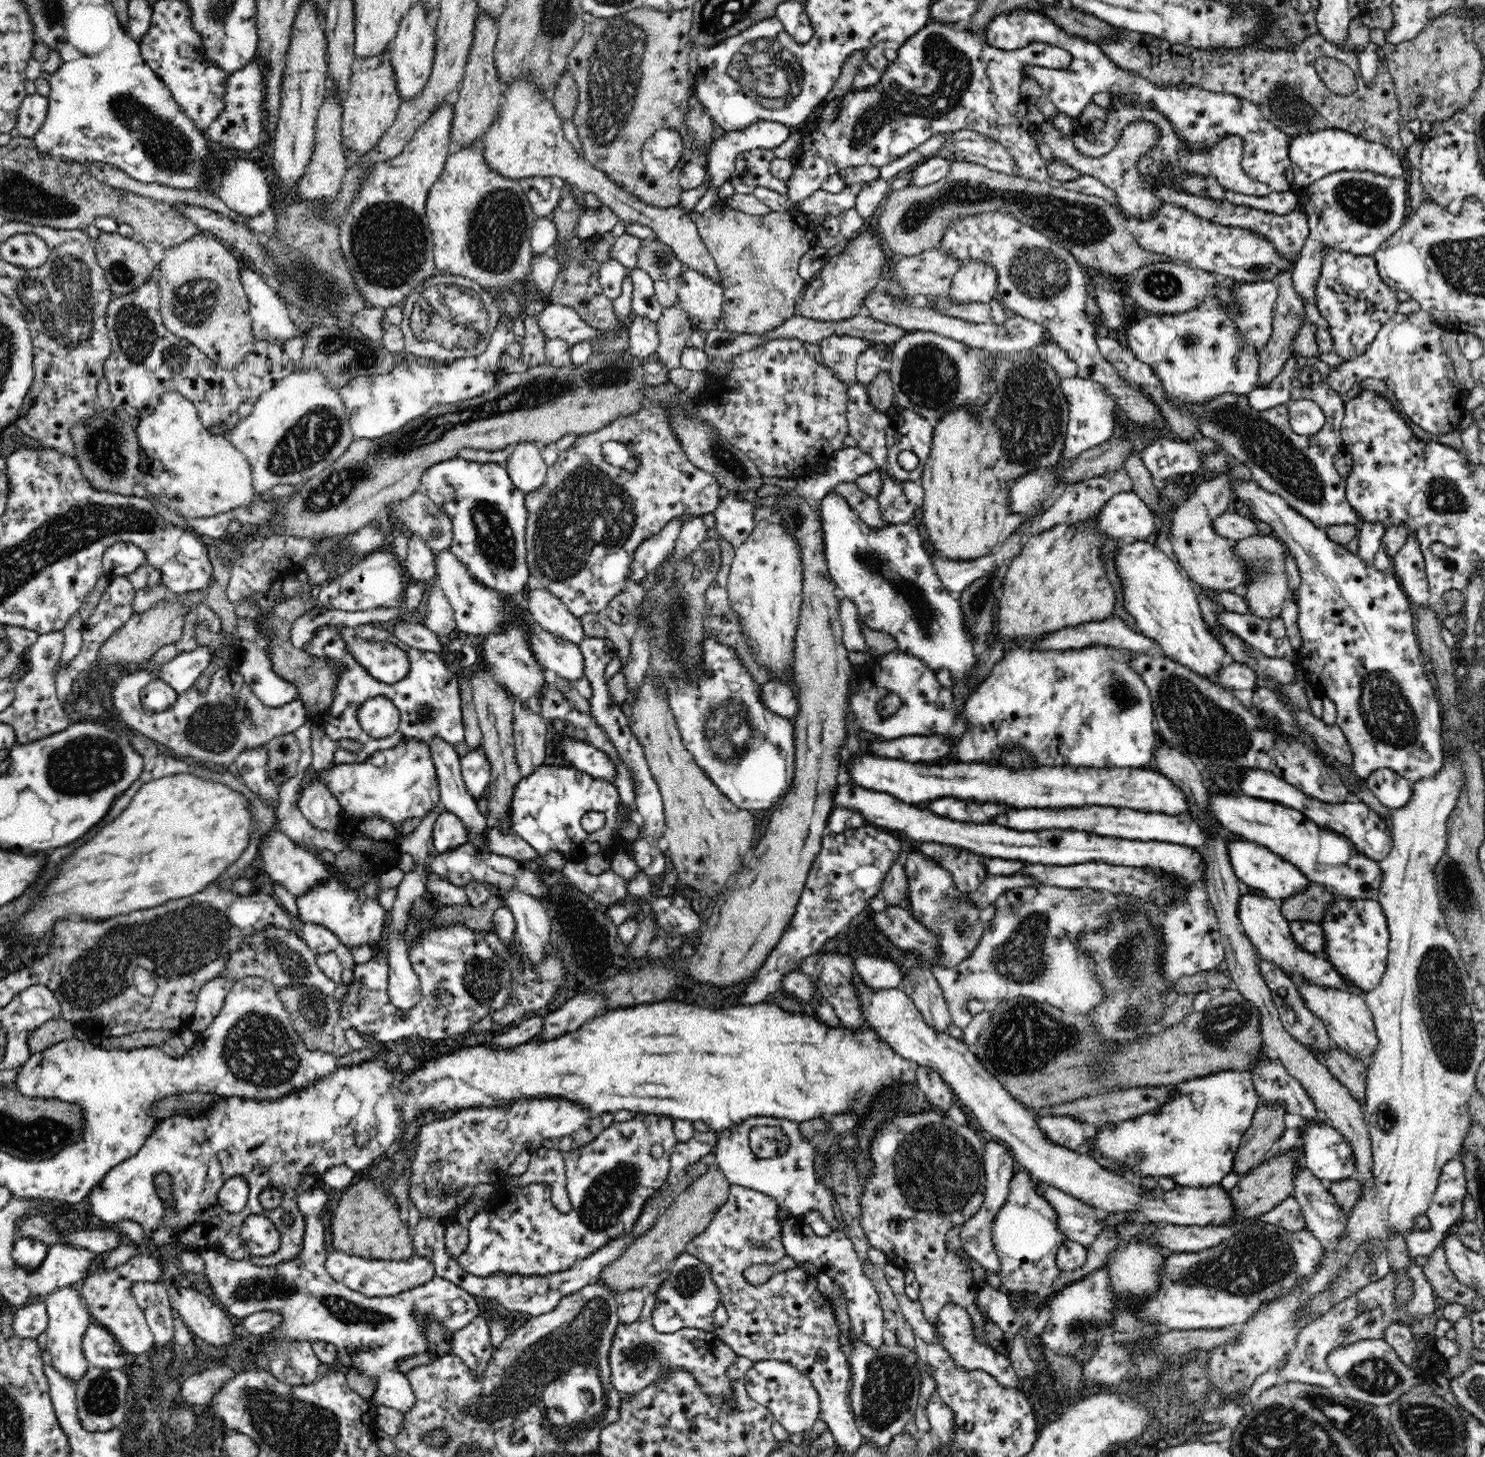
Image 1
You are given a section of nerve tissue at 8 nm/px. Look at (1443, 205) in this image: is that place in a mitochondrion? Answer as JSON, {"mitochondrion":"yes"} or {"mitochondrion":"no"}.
{"mitochondrion":"no"}

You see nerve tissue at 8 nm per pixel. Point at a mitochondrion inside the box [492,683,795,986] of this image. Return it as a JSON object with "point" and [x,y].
{"point":[725,727]}

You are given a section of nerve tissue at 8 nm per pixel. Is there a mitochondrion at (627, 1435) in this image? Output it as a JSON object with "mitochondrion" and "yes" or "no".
{"mitochondrion":"no"}

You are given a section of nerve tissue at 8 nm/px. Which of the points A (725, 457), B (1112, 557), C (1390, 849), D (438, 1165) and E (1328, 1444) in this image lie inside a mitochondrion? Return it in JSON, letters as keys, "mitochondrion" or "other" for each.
{"A":"mitochondrion","B":"other","C":"other","D":"mitochondrion","E":"mitochondrion"}

